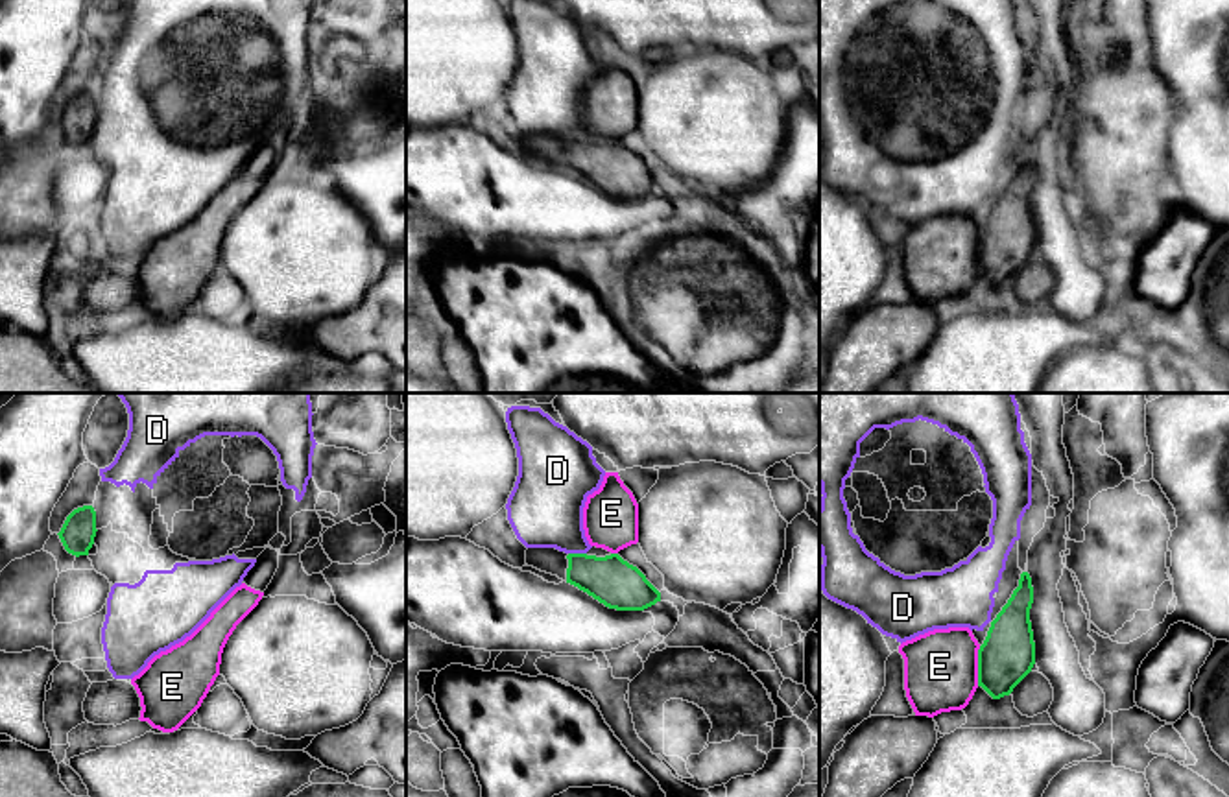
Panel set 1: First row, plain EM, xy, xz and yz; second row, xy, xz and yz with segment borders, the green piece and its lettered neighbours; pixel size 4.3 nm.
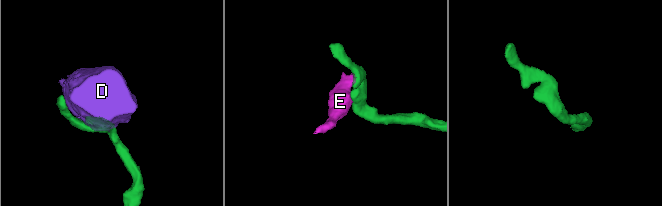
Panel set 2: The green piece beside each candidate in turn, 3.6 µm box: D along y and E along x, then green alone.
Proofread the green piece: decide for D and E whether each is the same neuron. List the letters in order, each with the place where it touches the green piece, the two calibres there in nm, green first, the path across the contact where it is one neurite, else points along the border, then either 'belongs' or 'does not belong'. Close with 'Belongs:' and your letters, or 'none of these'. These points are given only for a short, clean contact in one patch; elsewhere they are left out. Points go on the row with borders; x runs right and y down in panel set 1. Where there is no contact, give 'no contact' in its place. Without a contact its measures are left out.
D: xz (578, 554) | 220/320 nm | does not belong
E: yz (978, 666) | 240/320 nm | along yz (980, 646), (977, 685) | does not belong
Belongs: none of these

